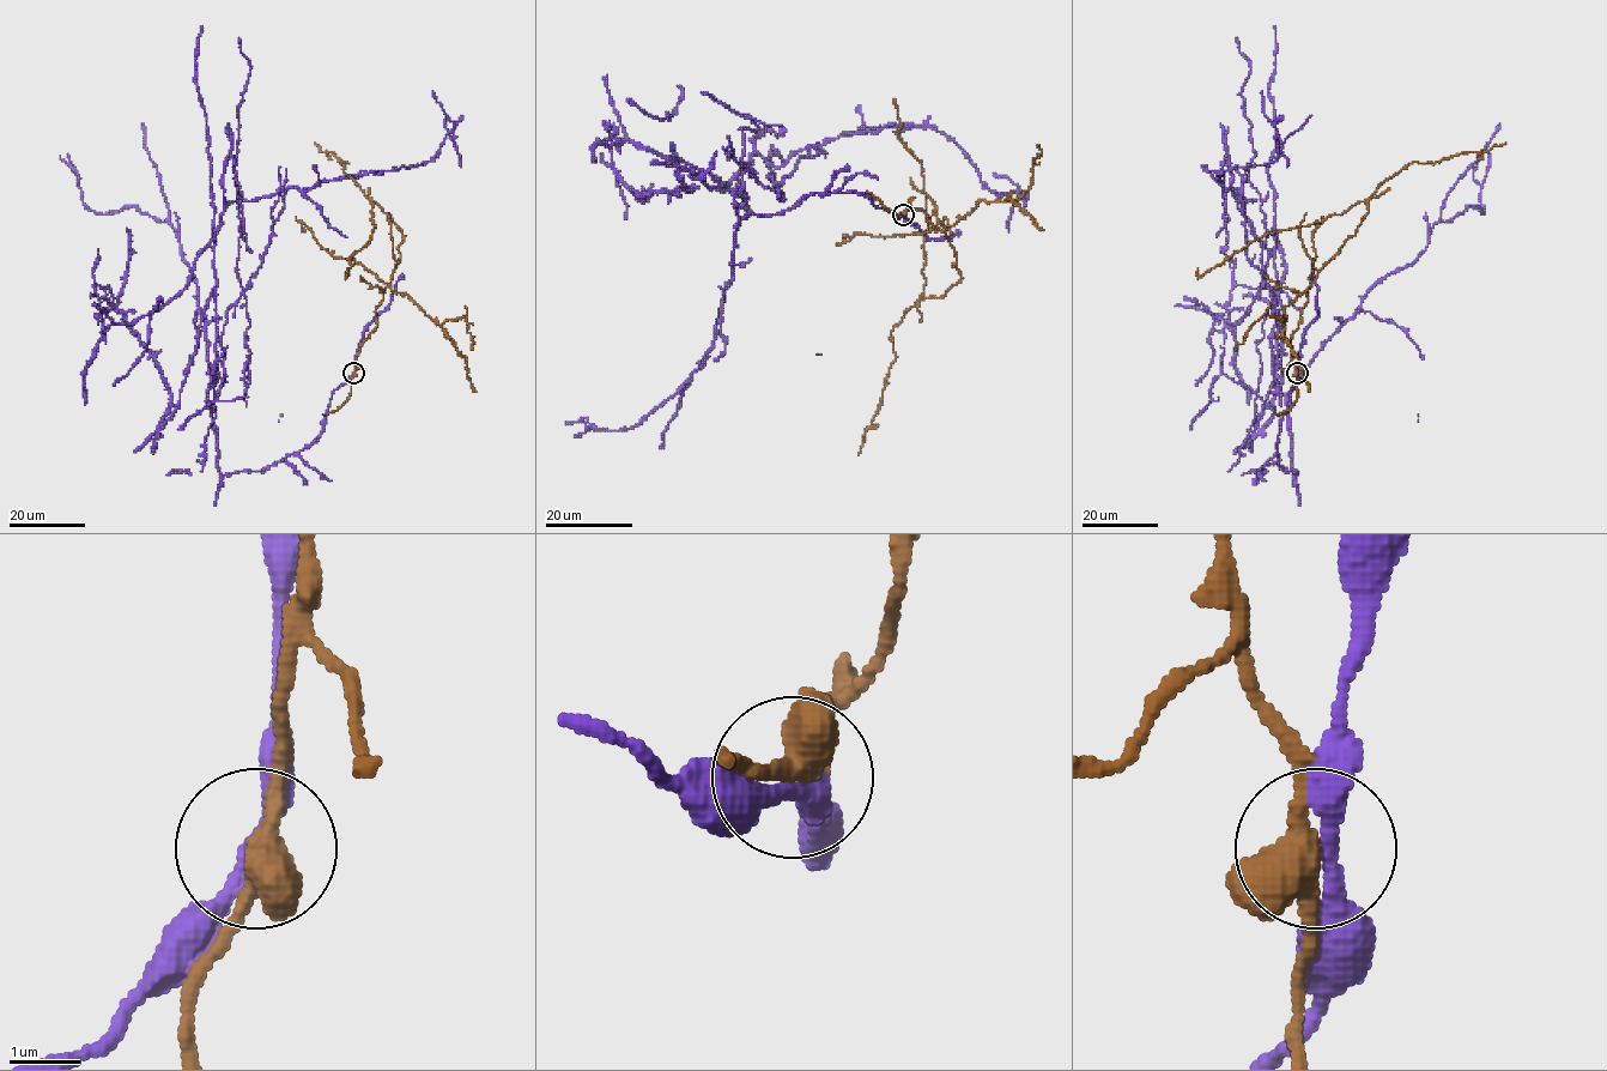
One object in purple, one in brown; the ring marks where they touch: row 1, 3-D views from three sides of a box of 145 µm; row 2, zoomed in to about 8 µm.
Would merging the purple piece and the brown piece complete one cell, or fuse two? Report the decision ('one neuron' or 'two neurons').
two neurons

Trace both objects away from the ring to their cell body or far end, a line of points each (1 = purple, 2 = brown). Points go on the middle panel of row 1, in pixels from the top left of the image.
1: (903, 215), (640, 194), (605, 139), (728, 182), (818, 151), (777, 183), (770, 145)
2: (903, 215), (920, 209), (956, 252), (960, 280), (943, 296), (923, 297), (922, 164), (898, 134), (896, 102)

